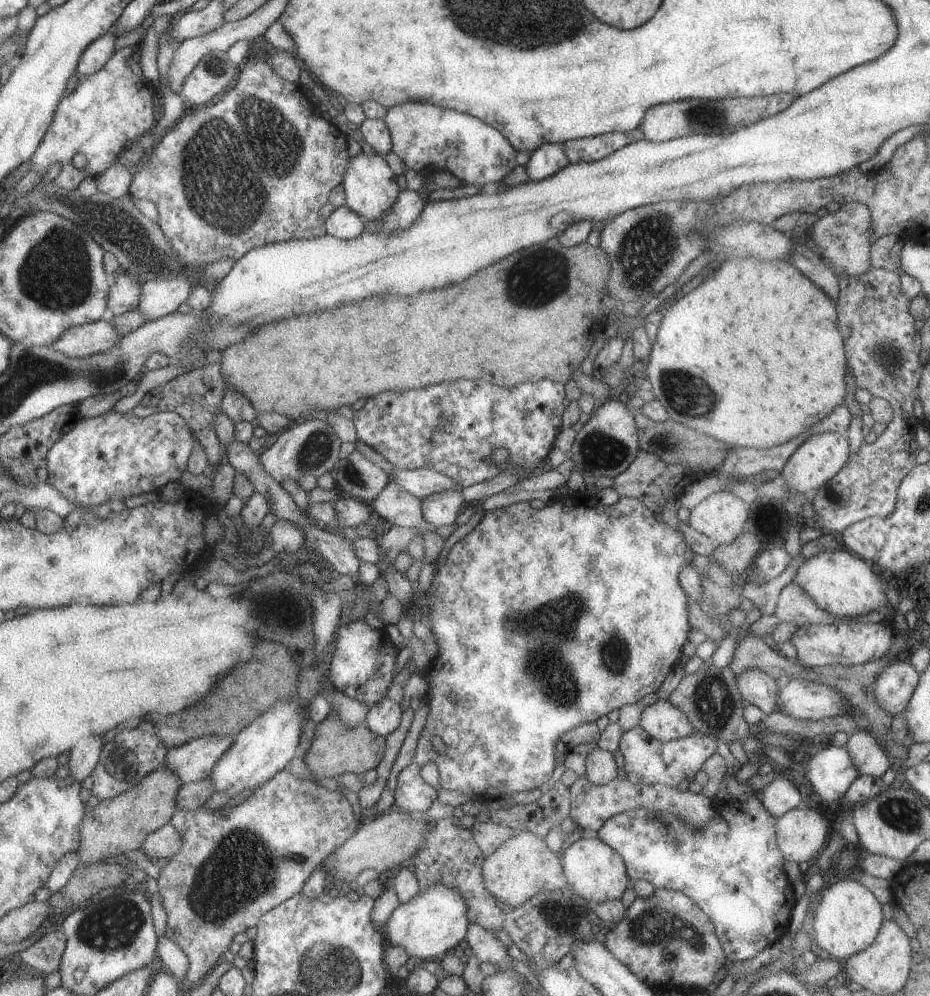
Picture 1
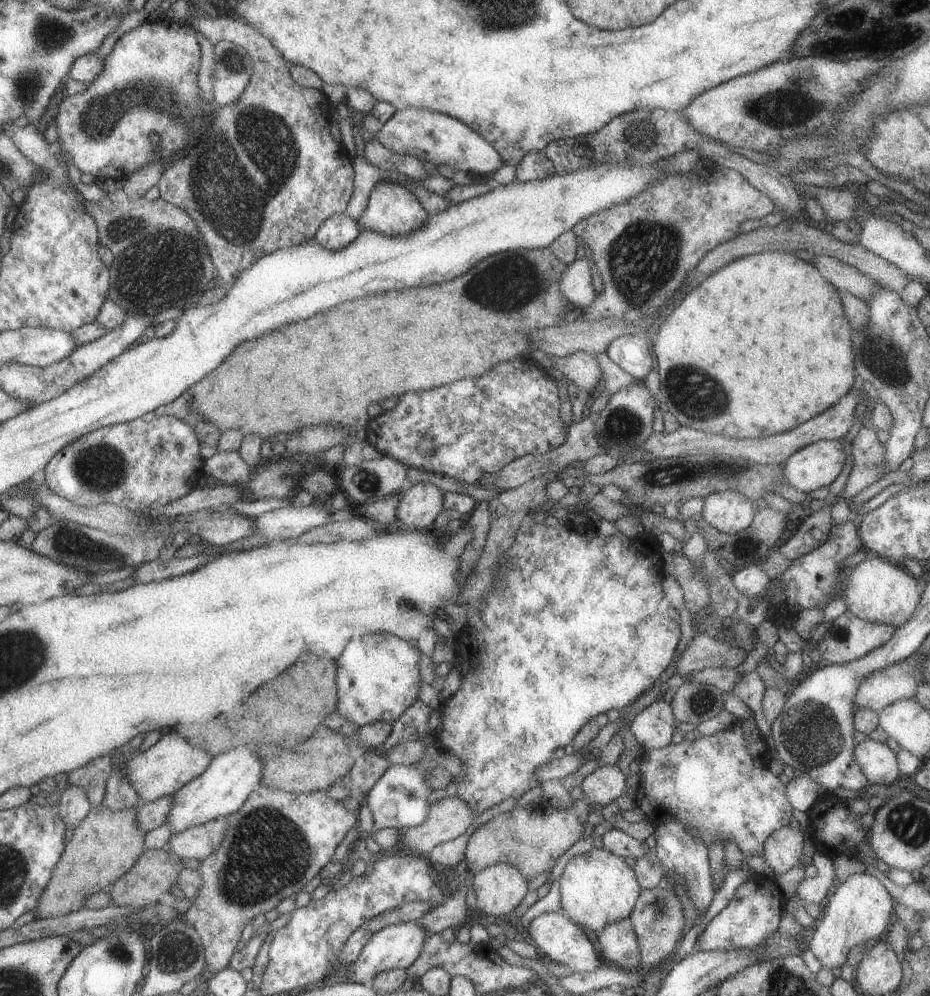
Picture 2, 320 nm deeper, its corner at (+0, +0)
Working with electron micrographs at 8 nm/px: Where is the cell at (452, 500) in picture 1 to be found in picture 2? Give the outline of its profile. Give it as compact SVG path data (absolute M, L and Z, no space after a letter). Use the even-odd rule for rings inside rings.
M431 483L407 485L397 499L397 524L407 529L431 529L432 522L443 509L442 492Z

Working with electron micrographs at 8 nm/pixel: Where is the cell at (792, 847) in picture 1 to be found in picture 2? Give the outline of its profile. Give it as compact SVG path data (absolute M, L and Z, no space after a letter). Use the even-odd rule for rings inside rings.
M790 826L773 831L764 842L762 857L775 876L798 866L801 847L807 834L793 830Z

